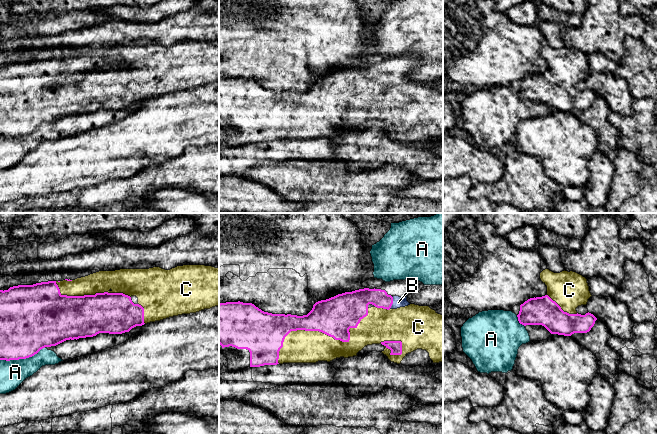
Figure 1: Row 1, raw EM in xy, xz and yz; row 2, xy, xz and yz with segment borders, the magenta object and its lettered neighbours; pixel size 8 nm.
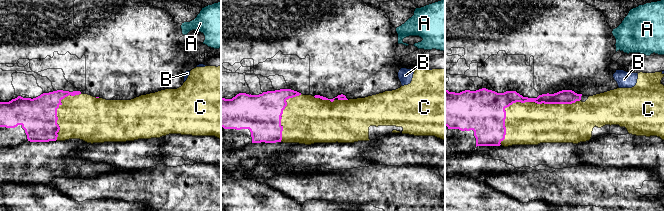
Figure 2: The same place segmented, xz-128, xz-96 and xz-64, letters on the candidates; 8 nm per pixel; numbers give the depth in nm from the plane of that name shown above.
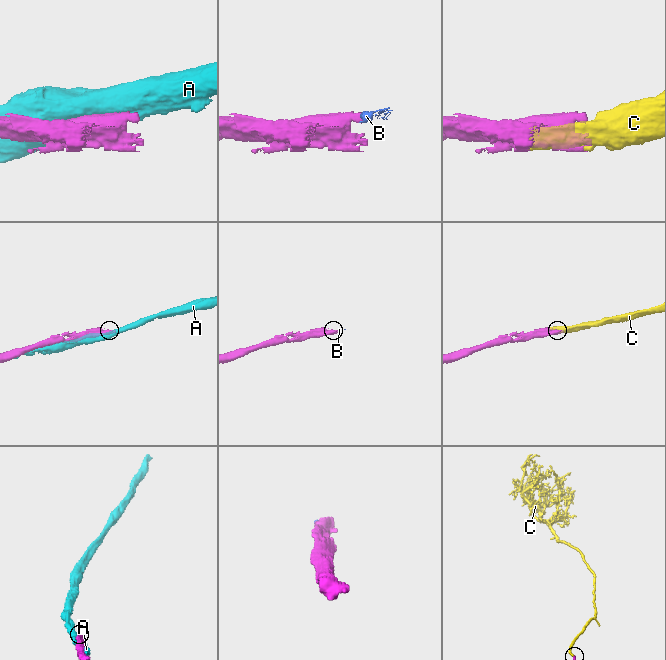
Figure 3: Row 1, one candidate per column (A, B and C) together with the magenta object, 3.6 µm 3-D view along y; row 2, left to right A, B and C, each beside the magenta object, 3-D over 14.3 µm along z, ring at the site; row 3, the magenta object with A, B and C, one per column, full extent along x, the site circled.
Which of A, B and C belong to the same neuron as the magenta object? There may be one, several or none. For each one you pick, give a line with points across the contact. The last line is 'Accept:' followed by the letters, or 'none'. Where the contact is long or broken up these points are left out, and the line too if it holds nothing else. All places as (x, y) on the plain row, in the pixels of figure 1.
Accept: B, C

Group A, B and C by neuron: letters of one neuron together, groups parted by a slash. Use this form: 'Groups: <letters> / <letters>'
Groups: A / B C

